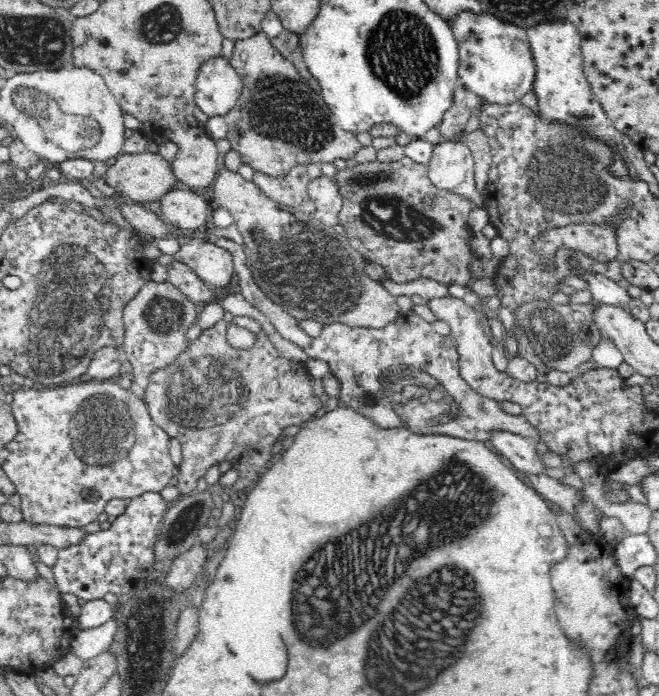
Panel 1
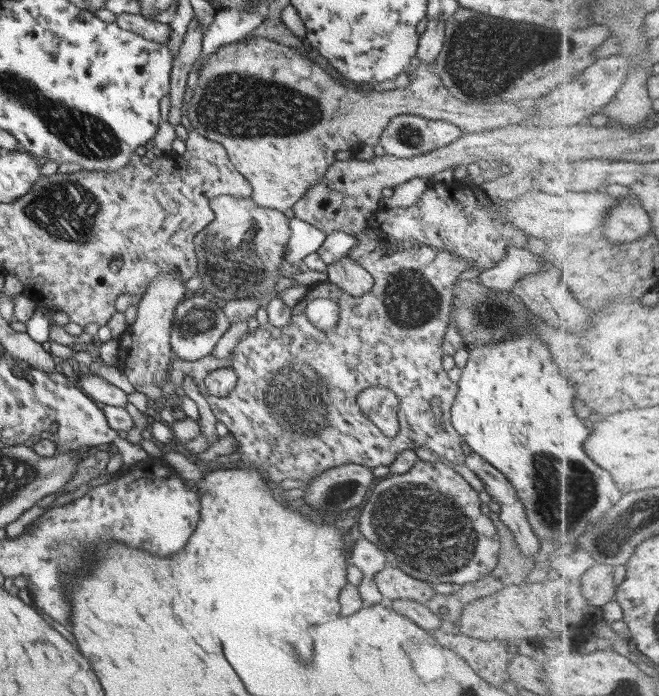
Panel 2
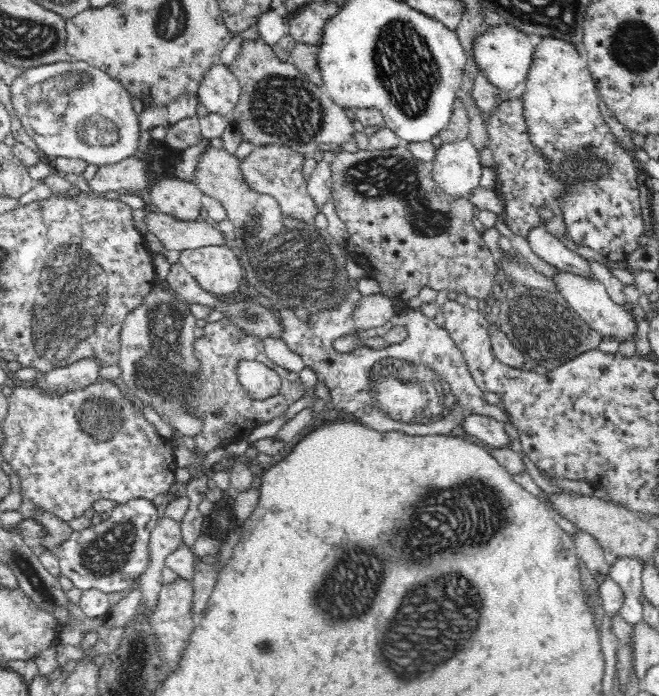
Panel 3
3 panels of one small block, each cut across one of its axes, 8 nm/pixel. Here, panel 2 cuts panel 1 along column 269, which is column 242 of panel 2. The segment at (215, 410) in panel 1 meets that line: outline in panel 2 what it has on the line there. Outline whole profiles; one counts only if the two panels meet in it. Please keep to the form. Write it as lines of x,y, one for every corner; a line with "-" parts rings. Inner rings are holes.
421,245
419,248
412,247
400,252
396,252
394,256
390,254
384,254
382,256
384,260
384,266
376,268
374,272
374,288
371,288
367,293
362,294
359,298
351,296
346,291
343,291
341,288
332,288
333,284
330,284
330,281
323,281
322,284
316,283
308,288
304,300
294,308
292,319
290,319
290,324
284,327
276,327
272,325
268,320
263,320
261,318
259,327
254,330
249,330
246,334
246,338
238,342
238,345
232,351
230,357
224,359
218,359
212,353
200,358
196,361
186,361
184,359
174,358
170,368
171,379
173,382
182,383
184,376
188,375
194,379
196,386
198,386
198,392
204,396
210,405
211,410
214,413
214,416
220,422
223,422
226,425
226,428
229,430
229,434
234,436
238,440
237,450
240,450
240,458
243,458
243,462
246,466
251,465
254,468
259,468
261,472
264,472
266,480
269,481
272,485
278,485
282,480
286,478
292,478
294,480
303,480
308,482
314,477
320,475
324,471
328,471
330,468
334,468
340,465
351,465
351,464
362,464
362,466
368,466
368,468
376,468
376,466
389,466
394,462
394,459
402,453
404,450
416,450
416,448
427,447
436,454
440,455
445,462
451,462
454,465
459,465
464,463
466,459
466,454
462,450
462,442
464,438
456,432
454,426
451,422
451,406
456,398
456,393
458,393
458,385
454,383
448,377
448,372
442,366
442,356
444,355
444,350
442,350
442,341
444,341
444,335
448,330
451,320
451,301
453,300
453,295
455,292
455,282
465,270
470,270
472,268
472,261
464,257
458,257
458,255
452,255
444,249
436,249
436,247
430,247
430,245
-
316,298
326,298
332,300
338,308
340,308
340,321
336,327
330,327
330,329
322,330
316,328
308,317
305,314
305,308
308,303
312,302
-
218,367
232,367
236,371
237,376
237,386
234,387
229,393
228,396
224,398
218,398
212,396
208,392
208,388
205,386
204,377
214,369
-
378,386
388,388
394,391
394,394
398,397
399,400
399,431
394,438
388,438
384,436
366,416
364,412
360,410
358,402
356,402
356,397
361,390
364,390
368,387
-
284,430
292,430
292,434
300,434
300,442
306,442
306,446
280,446
280,438
284,438

